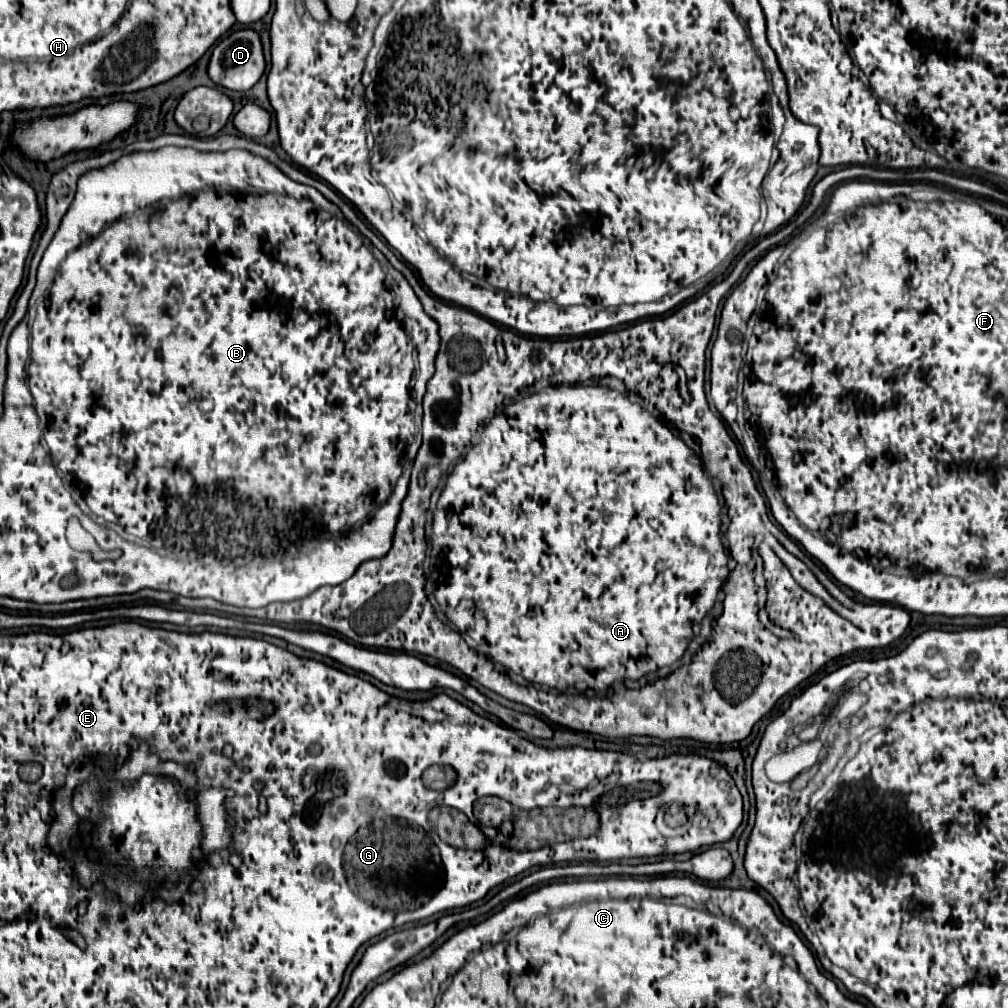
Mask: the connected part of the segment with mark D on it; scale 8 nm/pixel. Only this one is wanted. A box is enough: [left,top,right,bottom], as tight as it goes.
[207,30,265,92]

